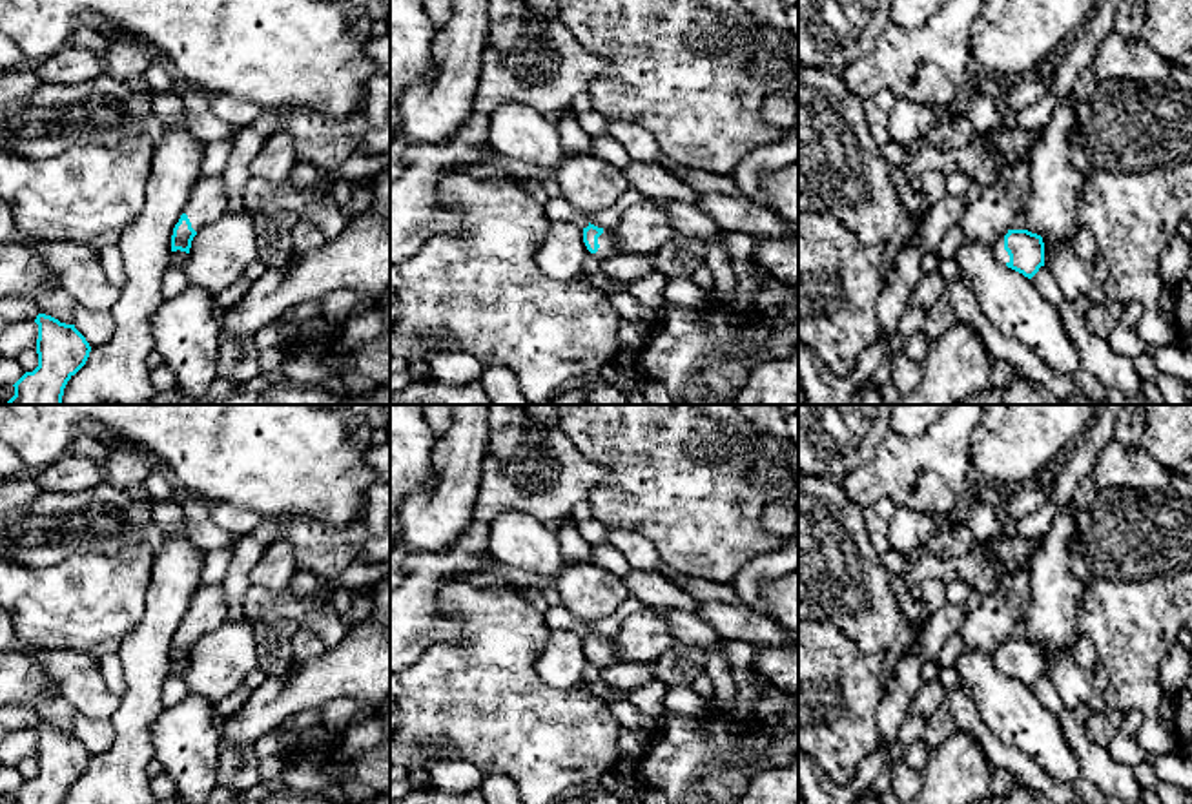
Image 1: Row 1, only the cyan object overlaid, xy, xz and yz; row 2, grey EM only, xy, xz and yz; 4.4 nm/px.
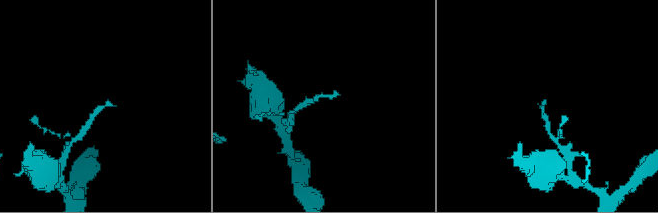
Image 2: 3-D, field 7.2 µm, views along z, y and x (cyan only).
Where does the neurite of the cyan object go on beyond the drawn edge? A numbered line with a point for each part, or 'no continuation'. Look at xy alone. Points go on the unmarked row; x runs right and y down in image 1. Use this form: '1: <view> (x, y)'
1: xy (208, 608)

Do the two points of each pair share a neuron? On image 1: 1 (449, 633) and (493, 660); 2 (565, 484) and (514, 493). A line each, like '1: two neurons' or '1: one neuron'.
1: two neurons
2: one neuron

